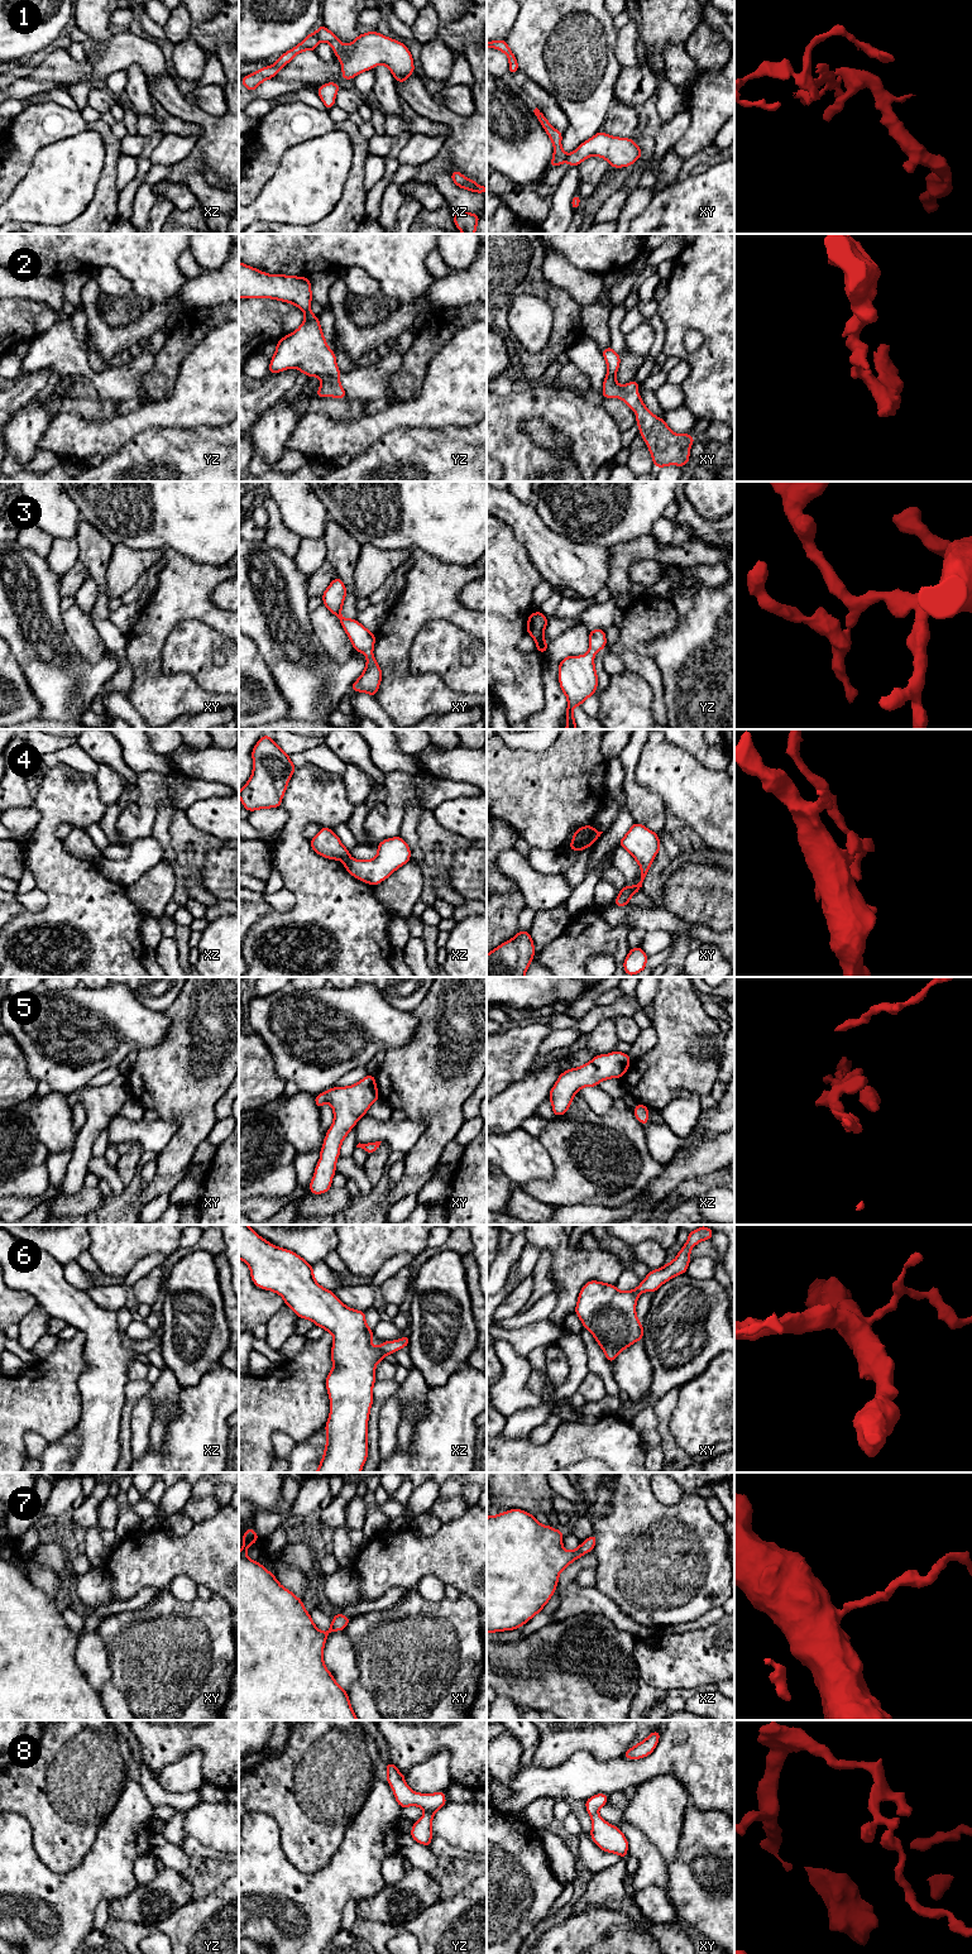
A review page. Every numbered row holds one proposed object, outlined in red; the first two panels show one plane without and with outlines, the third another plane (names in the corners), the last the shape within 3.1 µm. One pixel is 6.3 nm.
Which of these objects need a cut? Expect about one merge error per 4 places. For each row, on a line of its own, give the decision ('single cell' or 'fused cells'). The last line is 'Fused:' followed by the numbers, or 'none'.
1: fused cells
2: single cell
3: single cell
4: fused cells
5: single cell
6: single cell
7: single cell
8: single cell
Fused: 1, 4

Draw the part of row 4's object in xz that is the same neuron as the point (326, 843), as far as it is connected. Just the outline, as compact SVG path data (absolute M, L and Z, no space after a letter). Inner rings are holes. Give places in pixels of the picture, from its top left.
M322 827L310 842L312 851L325 858L344 861L350 856L349 849L341 844L340 838L326 827Z

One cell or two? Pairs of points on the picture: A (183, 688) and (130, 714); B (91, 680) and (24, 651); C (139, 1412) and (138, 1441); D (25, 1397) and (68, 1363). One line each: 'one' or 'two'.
A: two
B: one
C: one
D: one

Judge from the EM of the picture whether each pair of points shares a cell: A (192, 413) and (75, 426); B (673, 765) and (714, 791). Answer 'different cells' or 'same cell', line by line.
A: same cell
B: same cell

